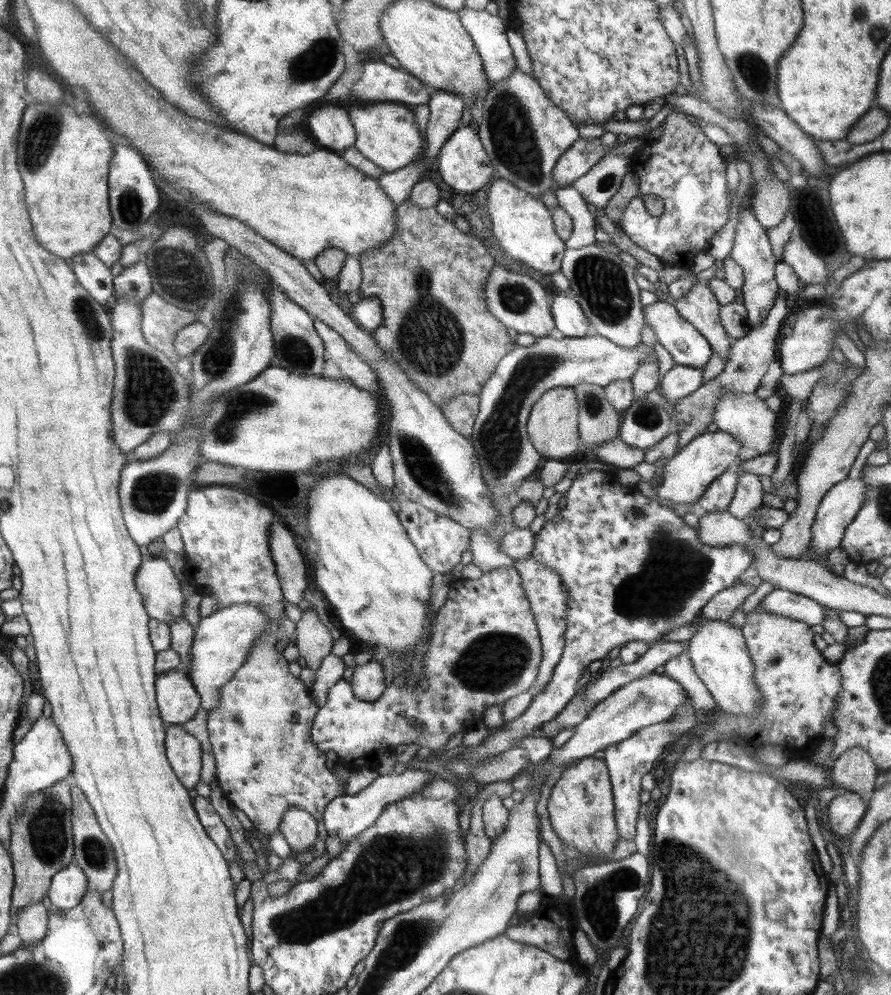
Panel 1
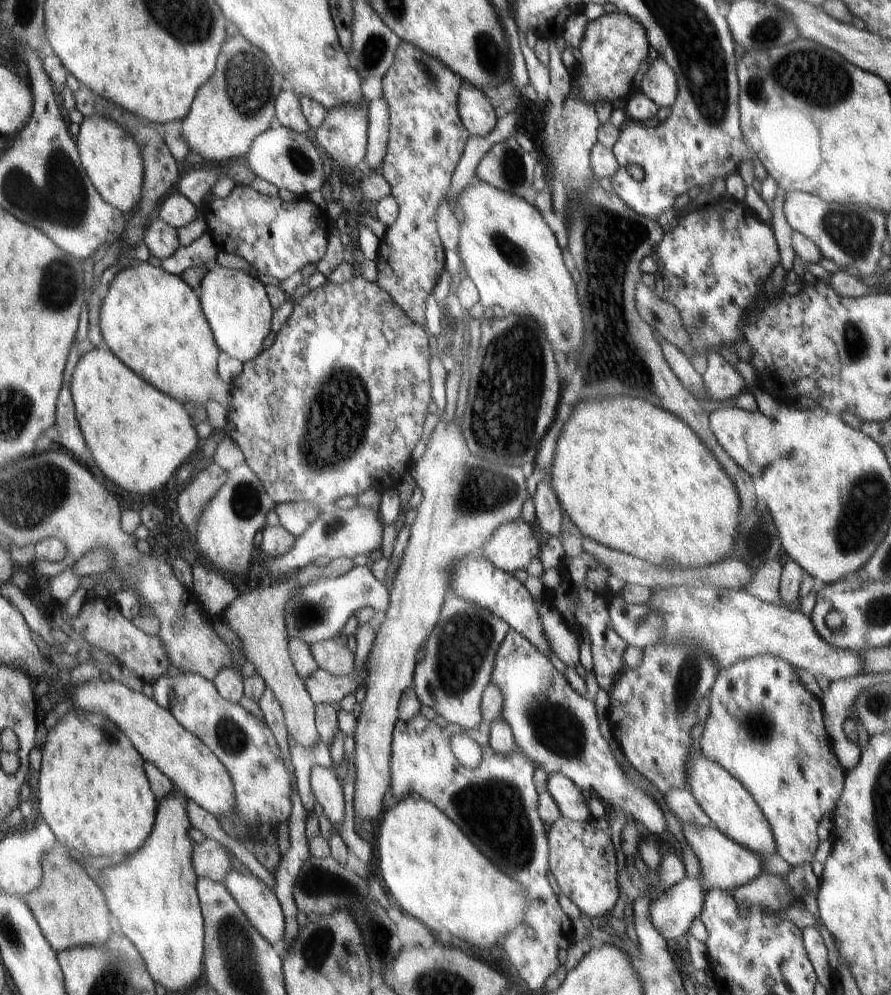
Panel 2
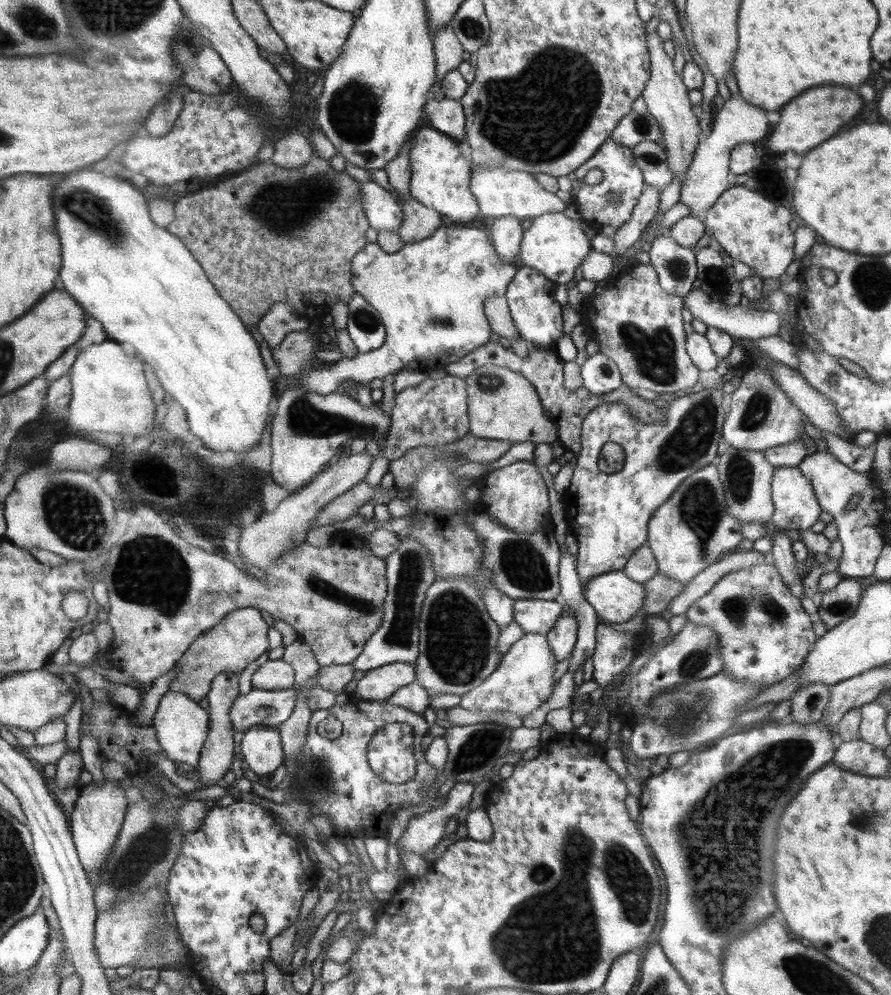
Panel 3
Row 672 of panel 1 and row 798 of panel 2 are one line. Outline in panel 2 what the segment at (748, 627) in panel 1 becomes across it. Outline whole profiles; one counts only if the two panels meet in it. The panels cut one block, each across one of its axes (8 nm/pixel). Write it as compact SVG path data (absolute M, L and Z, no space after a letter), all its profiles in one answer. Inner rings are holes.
M758 655L719 668L709 692L709 715L700 740L701 754L725 768L752 795L770 824L776 853L793 867L815 858L817 826L825 812L834 812L845 783L844 770L825 729L822 703L802 684L794 669L774 655Z

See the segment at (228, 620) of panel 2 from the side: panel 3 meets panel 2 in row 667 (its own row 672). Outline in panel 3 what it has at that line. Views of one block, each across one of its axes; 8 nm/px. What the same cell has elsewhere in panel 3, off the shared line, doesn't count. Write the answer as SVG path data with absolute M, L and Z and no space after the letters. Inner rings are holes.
M268 659L252 674L252 689L279 691L293 688L294 670L288 662Z

